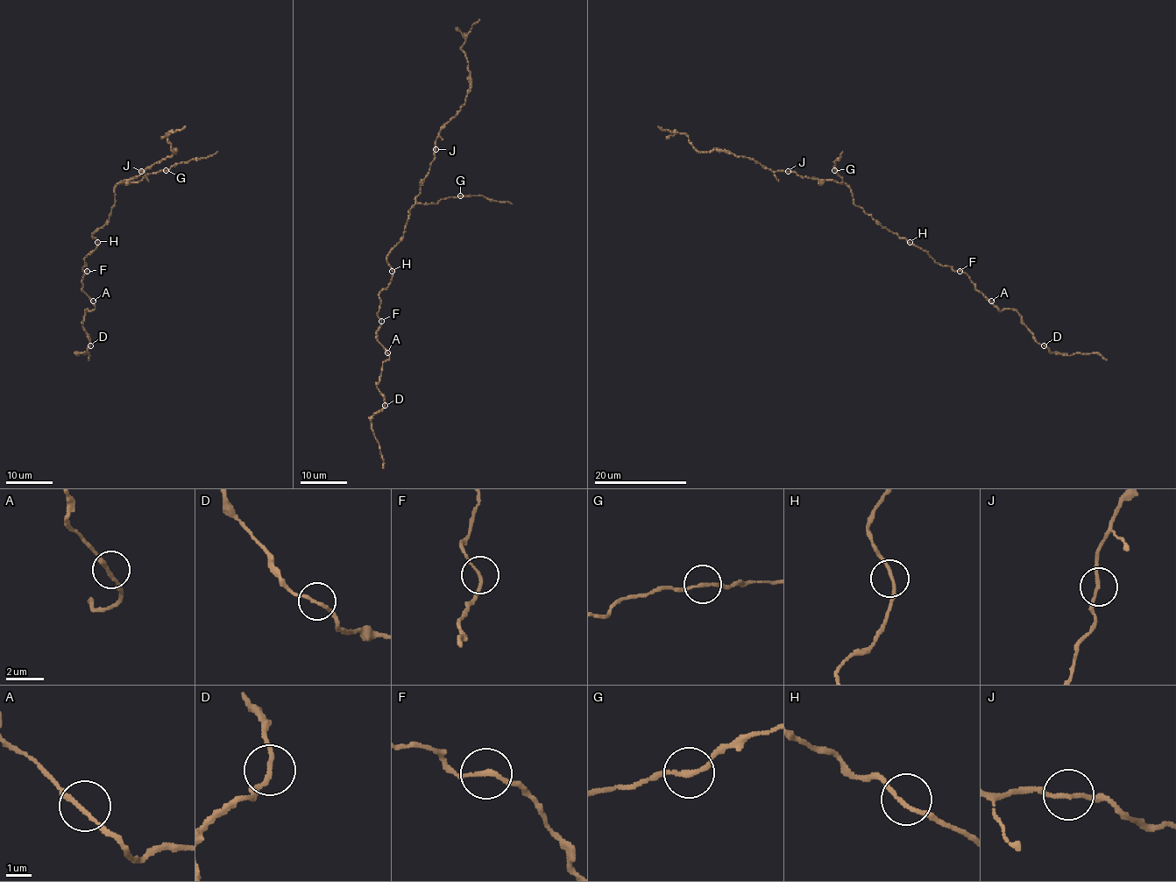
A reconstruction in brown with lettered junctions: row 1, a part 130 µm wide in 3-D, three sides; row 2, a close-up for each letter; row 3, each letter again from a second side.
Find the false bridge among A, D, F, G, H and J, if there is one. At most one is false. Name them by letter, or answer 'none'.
none

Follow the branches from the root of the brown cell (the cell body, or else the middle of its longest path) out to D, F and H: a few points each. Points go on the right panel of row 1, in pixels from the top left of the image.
D: (888, 231), (924, 250), (939, 265), (964, 272), (974, 287), (999, 310), (1014, 309), (1032, 337), (1044, 345)
F: (888, 231), (924, 250), (939, 265), (959, 271)
H: (888, 231), (910, 242)

